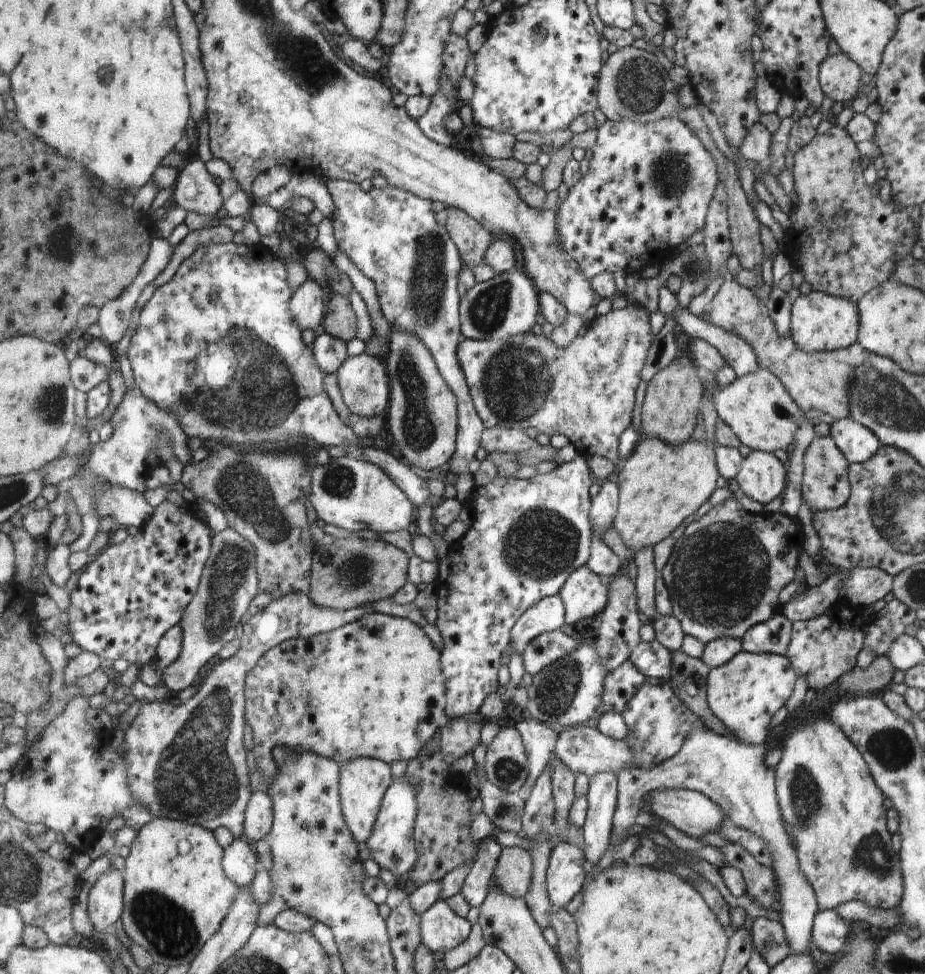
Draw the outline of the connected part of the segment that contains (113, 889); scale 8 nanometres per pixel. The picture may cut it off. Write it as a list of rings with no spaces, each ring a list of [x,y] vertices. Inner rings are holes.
[[[112,867],[93,886],[89,896],[89,911],[98,933],[112,931],[125,913],[125,874]]]

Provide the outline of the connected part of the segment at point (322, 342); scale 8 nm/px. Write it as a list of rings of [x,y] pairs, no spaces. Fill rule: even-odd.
[[[324,331],[314,339],[314,358],[324,374],[332,374],[348,358],[347,343]]]

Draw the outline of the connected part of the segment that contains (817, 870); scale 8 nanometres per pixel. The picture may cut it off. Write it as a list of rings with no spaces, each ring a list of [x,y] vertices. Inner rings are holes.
[[[827,715],[810,716],[798,725],[788,739],[779,745],[782,749],[782,758],[775,767],[777,798],[780,800],[781,814],[793,835],[793,846],[796,847],[798,862],[801,870],[808,881],[811,882],[814,890],[817,891],[818,906],[821,910],[838,909],[850,901],[860,901],[862,904],[872,908],[896,909],[900,904],[902,896],[902,875],[900,874],[900,854],[894,851],[891,841],[891,832],[887,829],[886,810],[884,809],[884,794],[877,781],[873,778],[865,757],[854,746],[839,727],[830,720]]]

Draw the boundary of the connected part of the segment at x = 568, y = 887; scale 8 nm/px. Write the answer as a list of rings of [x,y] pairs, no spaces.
[[[566,841],[553,846],[547,866],[549,901],[564,907],[583,889],[586,878],[585,856],[581,848]]]

